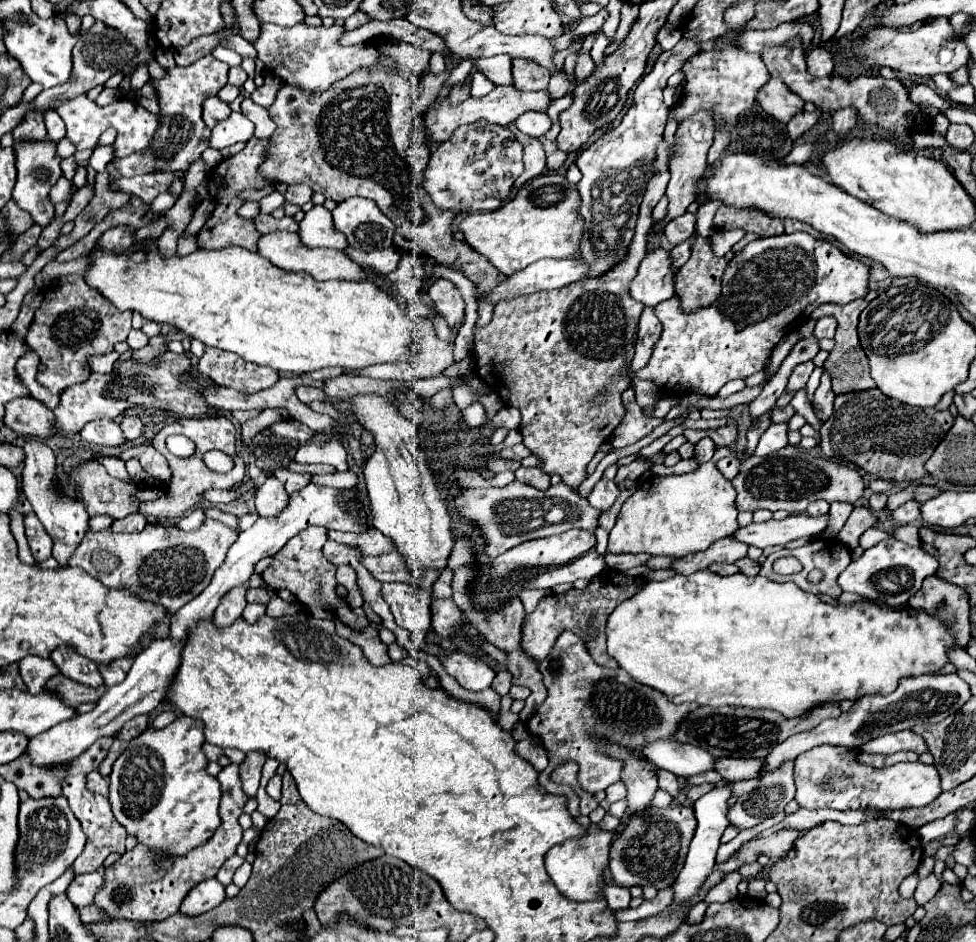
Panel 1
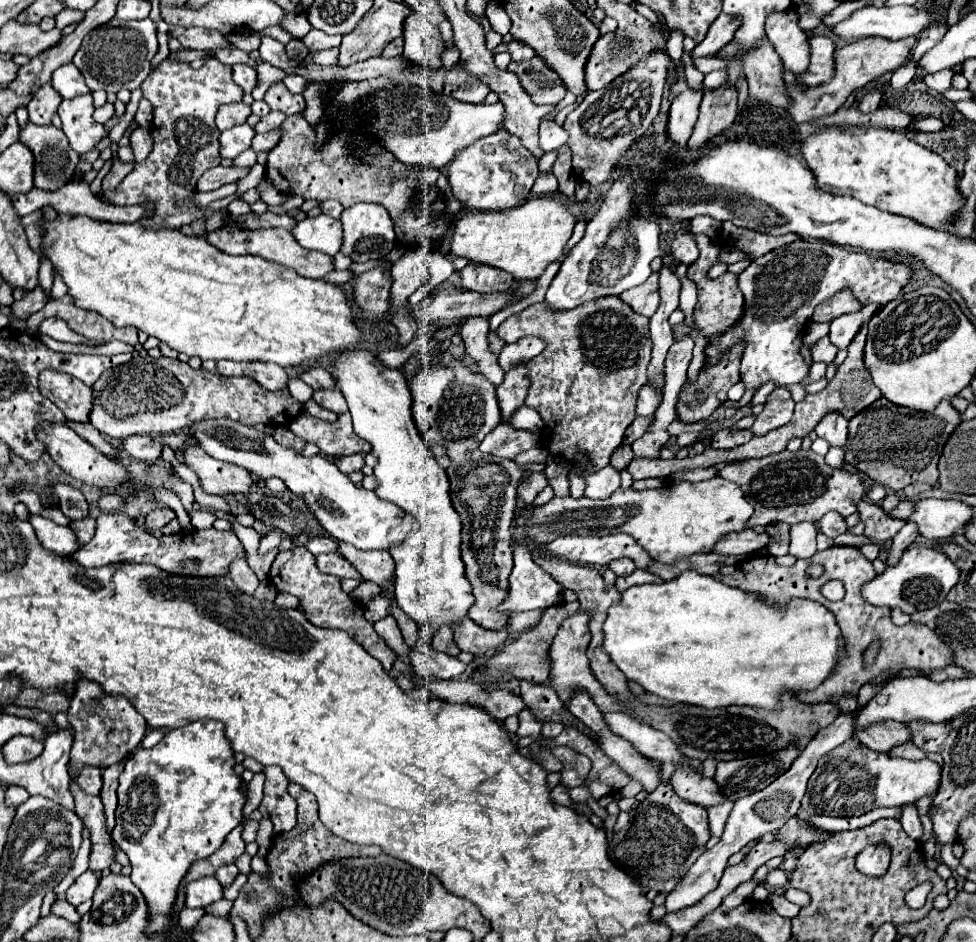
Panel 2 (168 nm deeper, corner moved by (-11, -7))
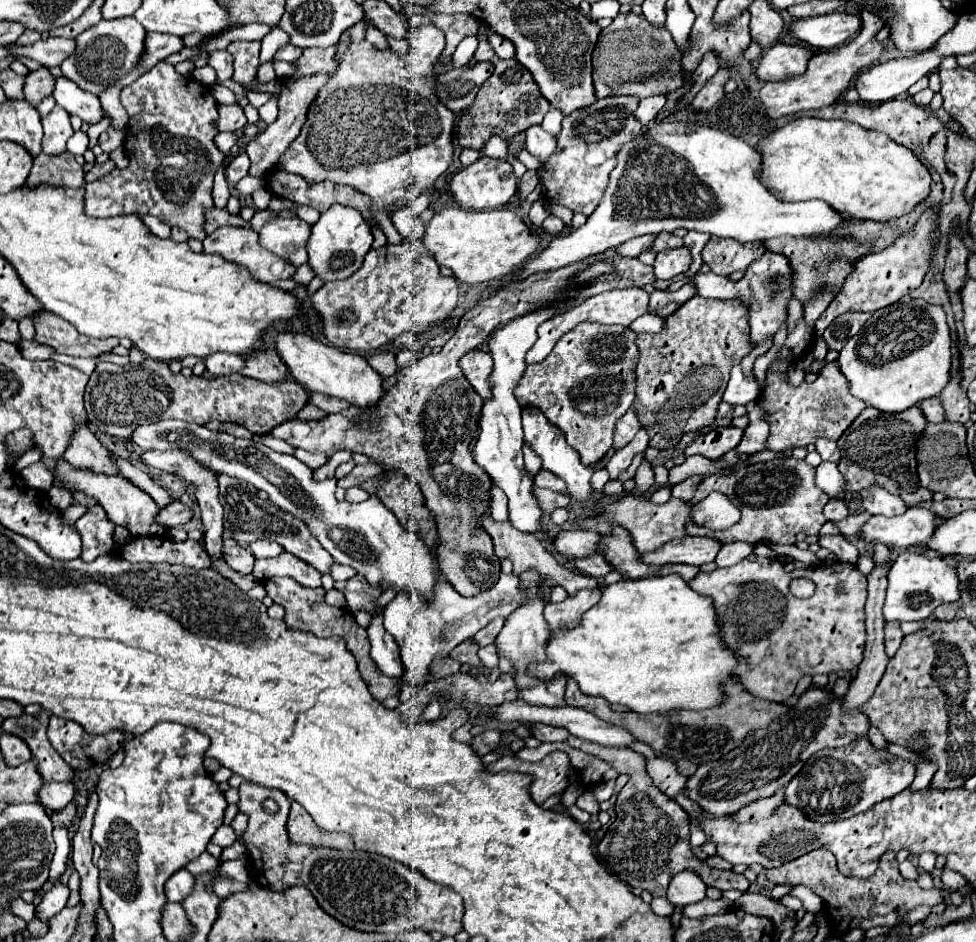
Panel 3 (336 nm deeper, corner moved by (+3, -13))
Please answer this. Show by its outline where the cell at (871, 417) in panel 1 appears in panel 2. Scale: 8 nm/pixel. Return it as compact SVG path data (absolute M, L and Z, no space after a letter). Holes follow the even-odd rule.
M880 398L850 420L848 440L852 442L846 442L844 446L848 454L846 462L890 490L904 490L908 484L918 480L936 486L938 458L958 424L960 414L948 400L942 400L932 412L916 412Z

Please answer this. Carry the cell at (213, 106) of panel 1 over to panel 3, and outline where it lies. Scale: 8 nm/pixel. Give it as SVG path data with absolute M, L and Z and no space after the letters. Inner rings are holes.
M238 104L218 106L218 112L220 112L220 116L214 122L214 126L220 132L236 132L236 130L242 130L246 126L246 116Z

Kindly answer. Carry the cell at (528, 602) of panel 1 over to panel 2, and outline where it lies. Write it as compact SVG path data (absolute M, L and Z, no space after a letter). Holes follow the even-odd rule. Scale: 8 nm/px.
M530 610L530 612L510 614L510 618L508 618L508 630L510 630L510 632L528 630L528 628L532 628L532 626L538 624L540 616L542 616L542 610Z

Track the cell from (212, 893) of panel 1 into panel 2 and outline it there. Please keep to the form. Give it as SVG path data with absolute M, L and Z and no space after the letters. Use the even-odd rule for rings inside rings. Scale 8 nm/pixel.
M204 876L200 880L188 882L184 886L184 892L188 908L204 908L222 898L222 886L216 884L214 876Z

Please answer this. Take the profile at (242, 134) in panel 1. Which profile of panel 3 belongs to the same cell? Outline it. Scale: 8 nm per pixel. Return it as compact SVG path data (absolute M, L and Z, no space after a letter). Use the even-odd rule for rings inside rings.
M218 132L218 136L214 138L214 142L216 142L216 146L218 146L220 152L228 154L230 148L236 144L236 136L232 132Z

